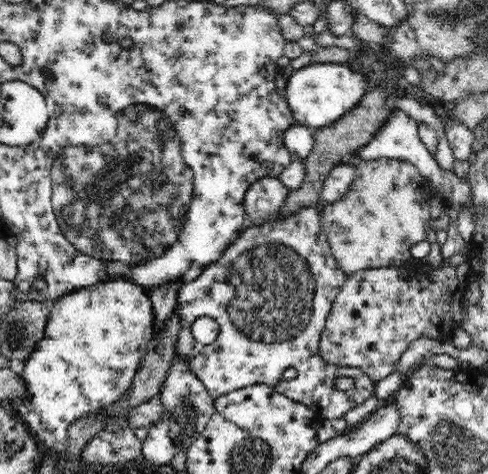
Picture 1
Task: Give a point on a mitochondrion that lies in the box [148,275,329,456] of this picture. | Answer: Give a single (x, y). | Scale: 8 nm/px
(181, 426)

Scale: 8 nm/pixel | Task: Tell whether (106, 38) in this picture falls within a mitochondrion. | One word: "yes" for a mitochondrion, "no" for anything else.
no

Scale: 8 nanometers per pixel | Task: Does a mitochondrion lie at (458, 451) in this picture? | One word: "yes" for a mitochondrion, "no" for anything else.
yes

